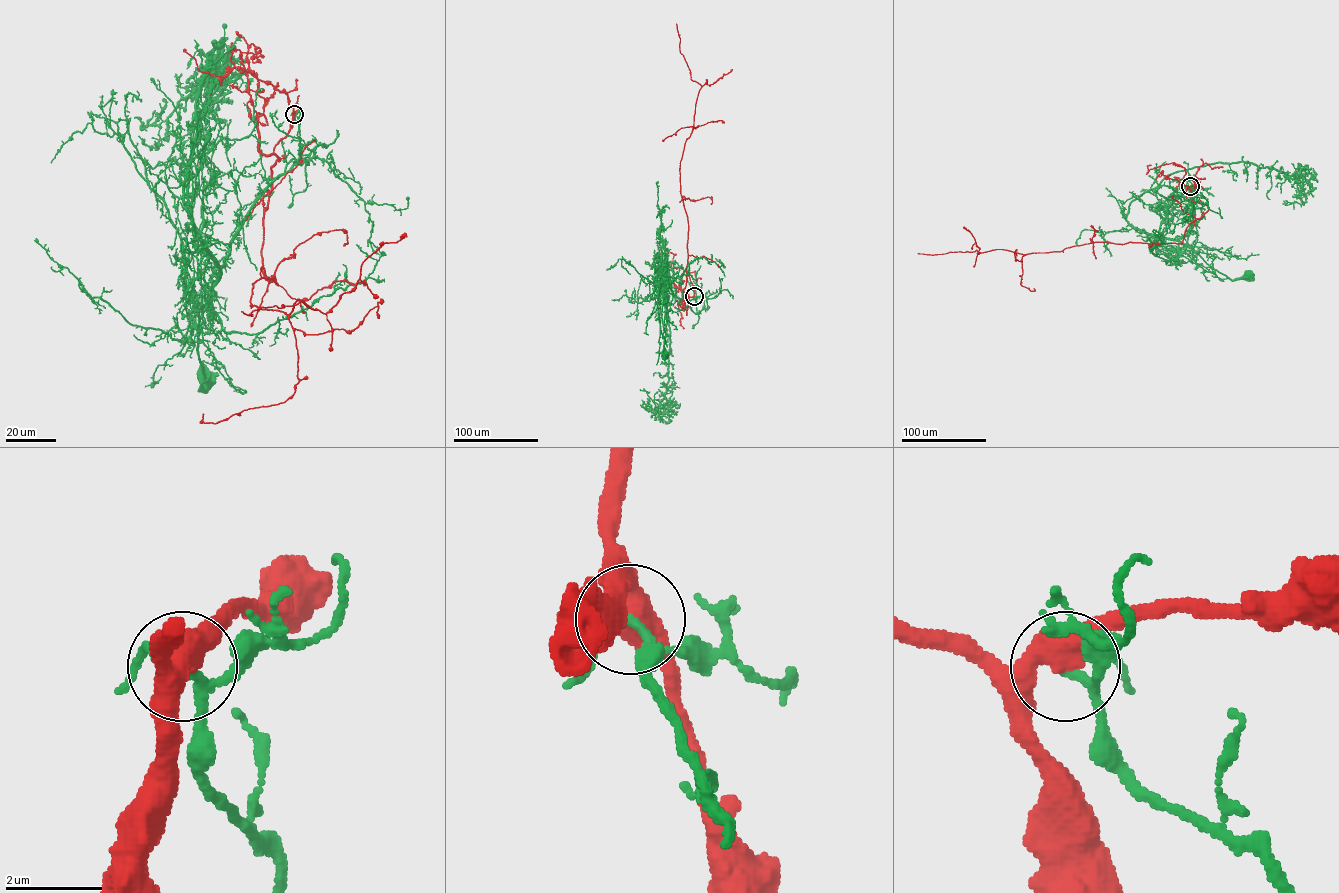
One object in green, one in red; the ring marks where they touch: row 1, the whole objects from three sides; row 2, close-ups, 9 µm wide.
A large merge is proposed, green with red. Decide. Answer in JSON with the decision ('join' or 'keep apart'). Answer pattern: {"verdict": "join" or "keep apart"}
{"verdict": "keep apart"}

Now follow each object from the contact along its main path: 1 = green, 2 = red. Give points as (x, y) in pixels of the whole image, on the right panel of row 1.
1: (1190, 186), (1207, 202), (1194, 209), (1190, 226), (1178, 239), (1190, 245), (1208, 264), (1229, 278), (1248, 276)
2: (1190, 186), (1190, 199), (1208, 209), (1189, 224), (1179, 243), (1093, 242), (1026, 254), (1001, 249), (918, 253)

